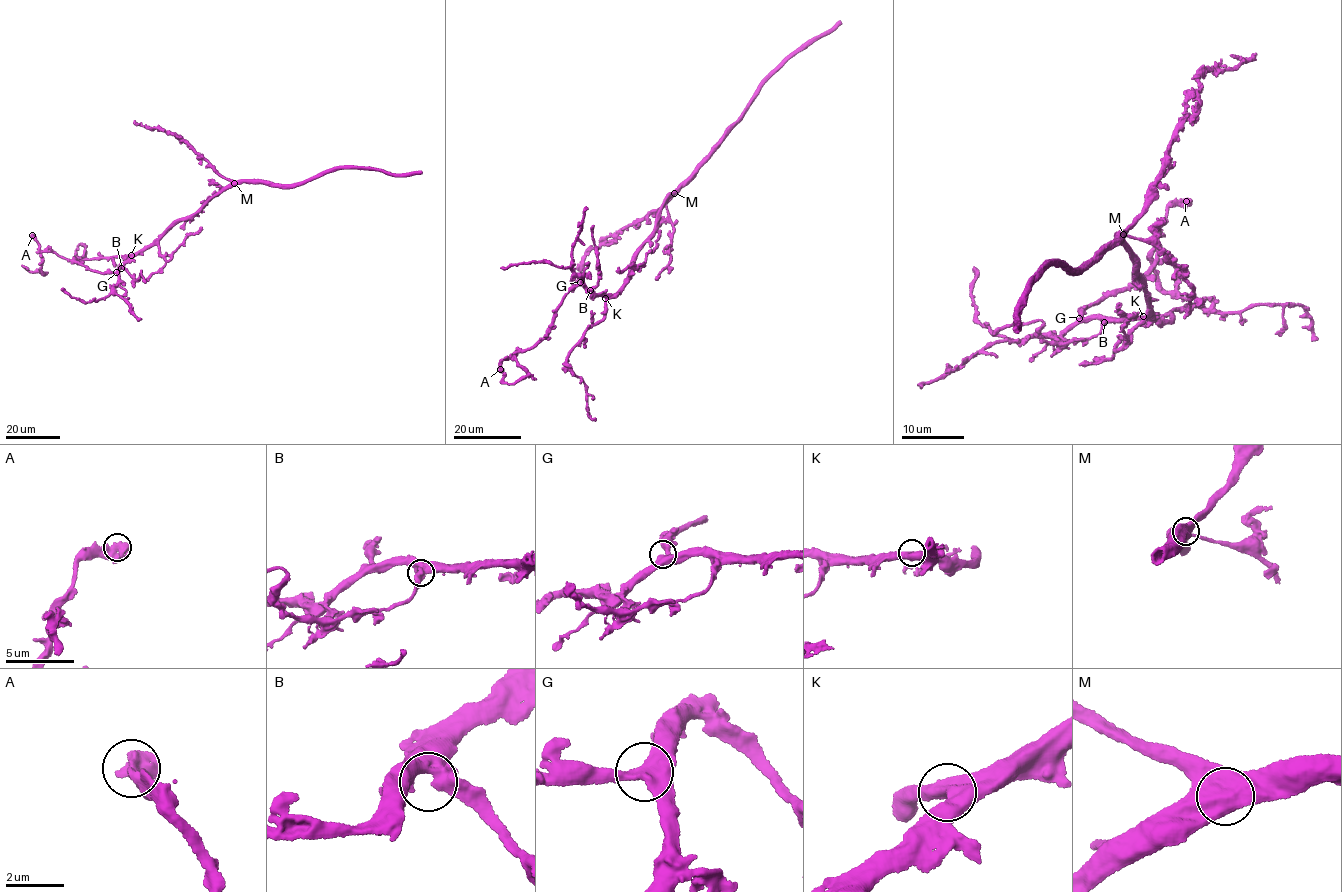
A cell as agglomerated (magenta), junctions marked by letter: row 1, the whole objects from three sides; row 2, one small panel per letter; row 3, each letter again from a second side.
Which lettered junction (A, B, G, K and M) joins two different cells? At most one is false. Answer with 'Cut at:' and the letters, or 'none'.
Cut at: none

